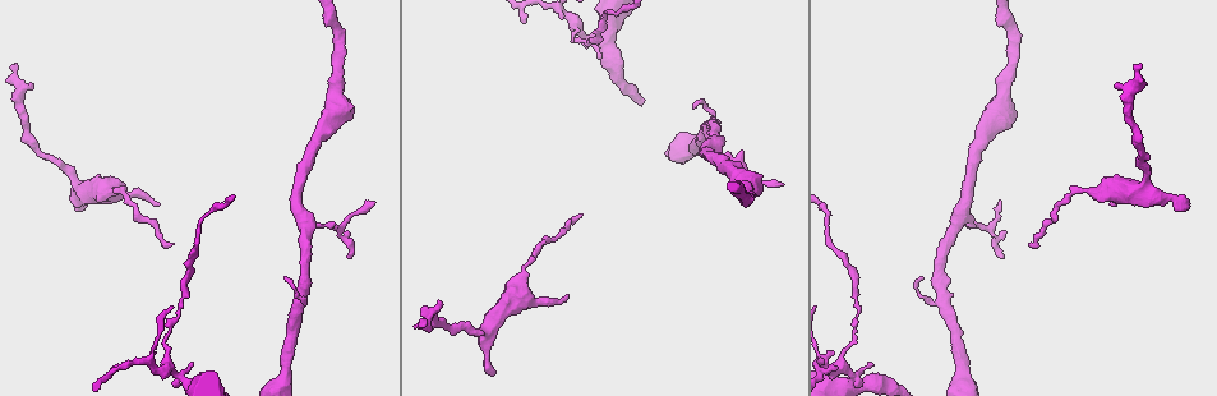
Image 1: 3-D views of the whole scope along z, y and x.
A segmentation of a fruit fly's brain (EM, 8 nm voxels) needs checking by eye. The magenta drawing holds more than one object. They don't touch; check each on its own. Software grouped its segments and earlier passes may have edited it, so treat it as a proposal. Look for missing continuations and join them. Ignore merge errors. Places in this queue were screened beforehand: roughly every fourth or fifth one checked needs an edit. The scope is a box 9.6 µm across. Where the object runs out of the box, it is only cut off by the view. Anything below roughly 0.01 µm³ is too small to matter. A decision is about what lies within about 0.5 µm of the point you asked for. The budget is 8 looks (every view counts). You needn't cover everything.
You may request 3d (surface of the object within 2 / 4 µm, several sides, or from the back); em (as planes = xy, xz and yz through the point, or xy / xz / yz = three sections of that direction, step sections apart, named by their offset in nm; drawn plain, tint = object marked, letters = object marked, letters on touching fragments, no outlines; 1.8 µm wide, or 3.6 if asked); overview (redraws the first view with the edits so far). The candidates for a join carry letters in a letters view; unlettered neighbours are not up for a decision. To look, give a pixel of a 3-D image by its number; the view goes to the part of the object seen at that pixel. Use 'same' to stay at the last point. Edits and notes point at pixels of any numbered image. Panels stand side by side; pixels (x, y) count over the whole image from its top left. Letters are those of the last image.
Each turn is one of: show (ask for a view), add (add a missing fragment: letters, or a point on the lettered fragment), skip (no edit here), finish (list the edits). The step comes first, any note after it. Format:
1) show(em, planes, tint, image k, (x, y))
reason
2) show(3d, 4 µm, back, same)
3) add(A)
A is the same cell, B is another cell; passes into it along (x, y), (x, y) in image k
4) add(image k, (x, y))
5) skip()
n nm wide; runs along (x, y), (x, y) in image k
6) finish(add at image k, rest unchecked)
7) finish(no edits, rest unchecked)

show(em, xz, step 4, tint, image 1, (439, 303))
free end

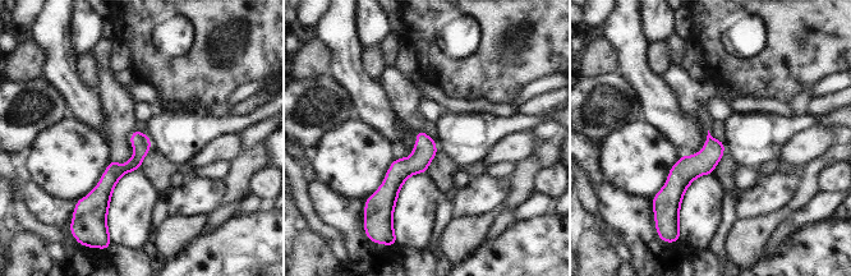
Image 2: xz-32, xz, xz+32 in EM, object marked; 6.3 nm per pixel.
show(em, planes, letters, same)

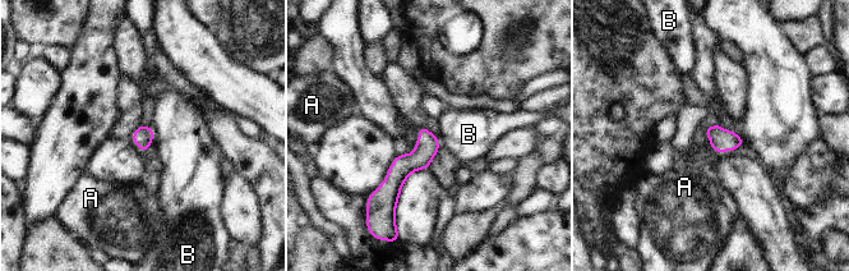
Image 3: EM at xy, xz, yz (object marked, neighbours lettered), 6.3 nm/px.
skip()
A and B are other cells; runs along (423, 131), (390, 203) in image 3; none of them fits

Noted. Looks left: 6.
show(em, 3.6 µm, yz, step 4, letters, image 1, (85, 210))
free end

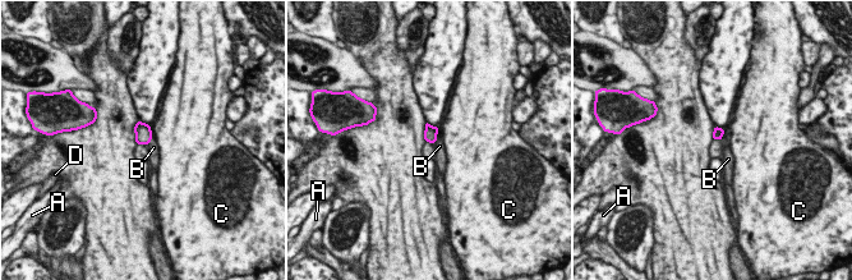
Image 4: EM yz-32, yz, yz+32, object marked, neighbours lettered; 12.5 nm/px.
add(B)
130 nm wide; B is the same cell, A, C and D are other cells; passes into it along (142, 131), (151, 138), (153, 147) in image 4; the cell continues

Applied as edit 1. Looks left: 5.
show(3d, 4 µm, back, image 1, (569, 296))
branch stops here

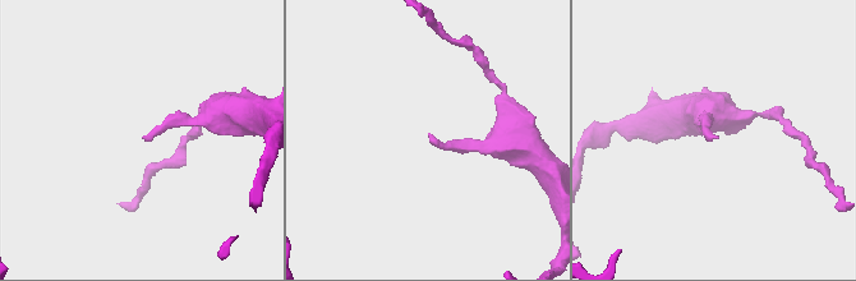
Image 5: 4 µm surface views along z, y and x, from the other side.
show(em, planes, letters, image 5, (428, 133))

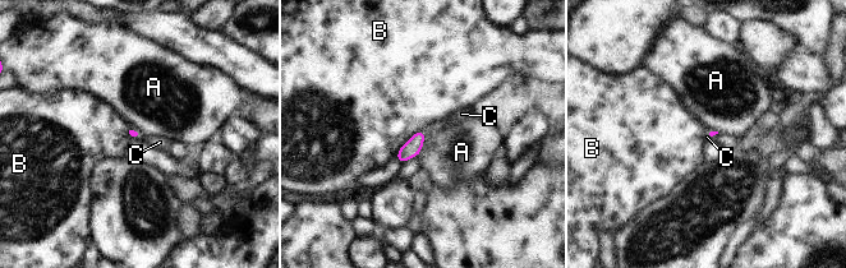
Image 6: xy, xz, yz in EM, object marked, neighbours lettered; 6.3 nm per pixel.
add(C)
C is the same cell, A and B are other cells; passes into it along (413, 147), (422, 132), (437, 126) in image 6; the cell continues

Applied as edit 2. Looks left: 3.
finish(add at image 4, add at image 6, rest unchecked)

